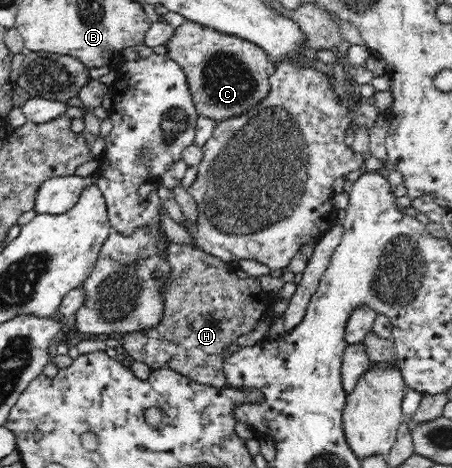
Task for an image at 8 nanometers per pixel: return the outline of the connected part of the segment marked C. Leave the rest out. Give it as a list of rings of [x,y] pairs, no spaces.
[[[186,20],[175,28],[174,35],[167,41],[166,46],[168,49],[166,55],[173,59],[186,74],[188,88],[198,116],[217,122],[239,117],[248,114],[270,92],[269,78],[276,67],[264,49],[255,43],[227,33],[220,33],[195,21]]]

